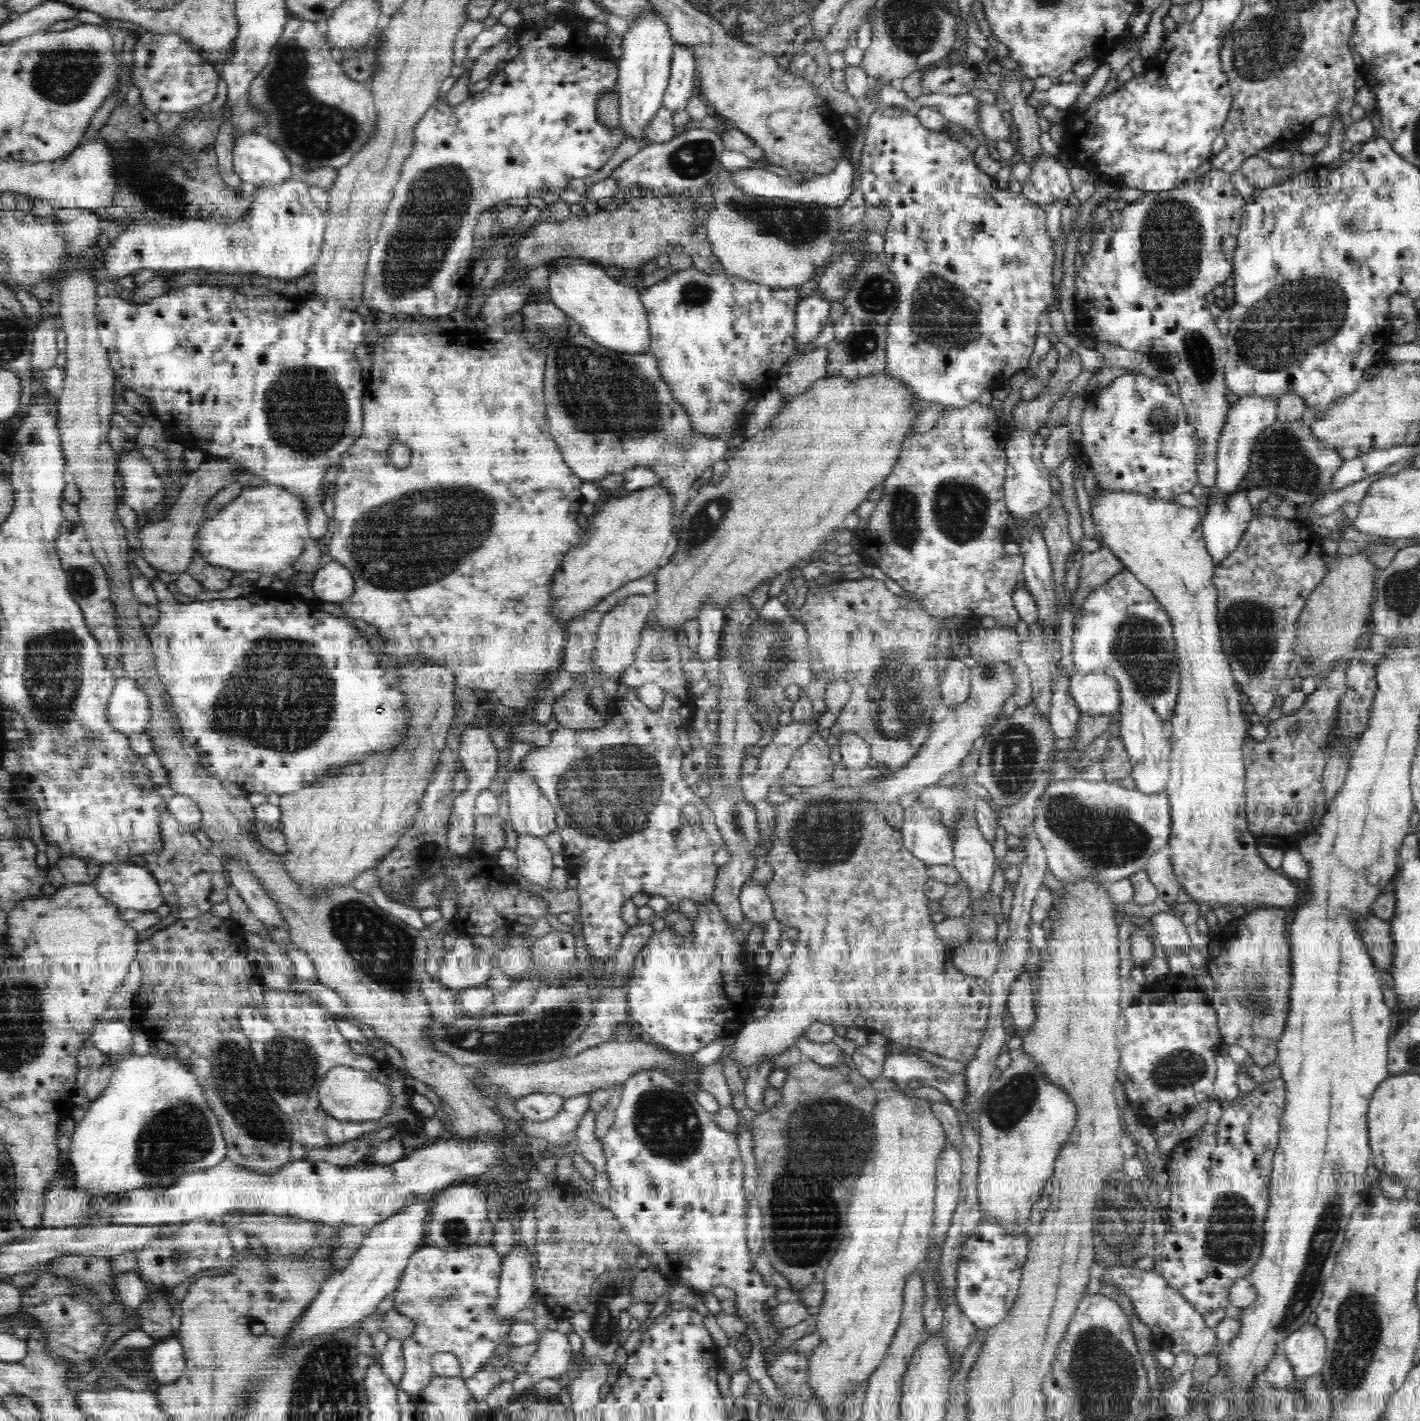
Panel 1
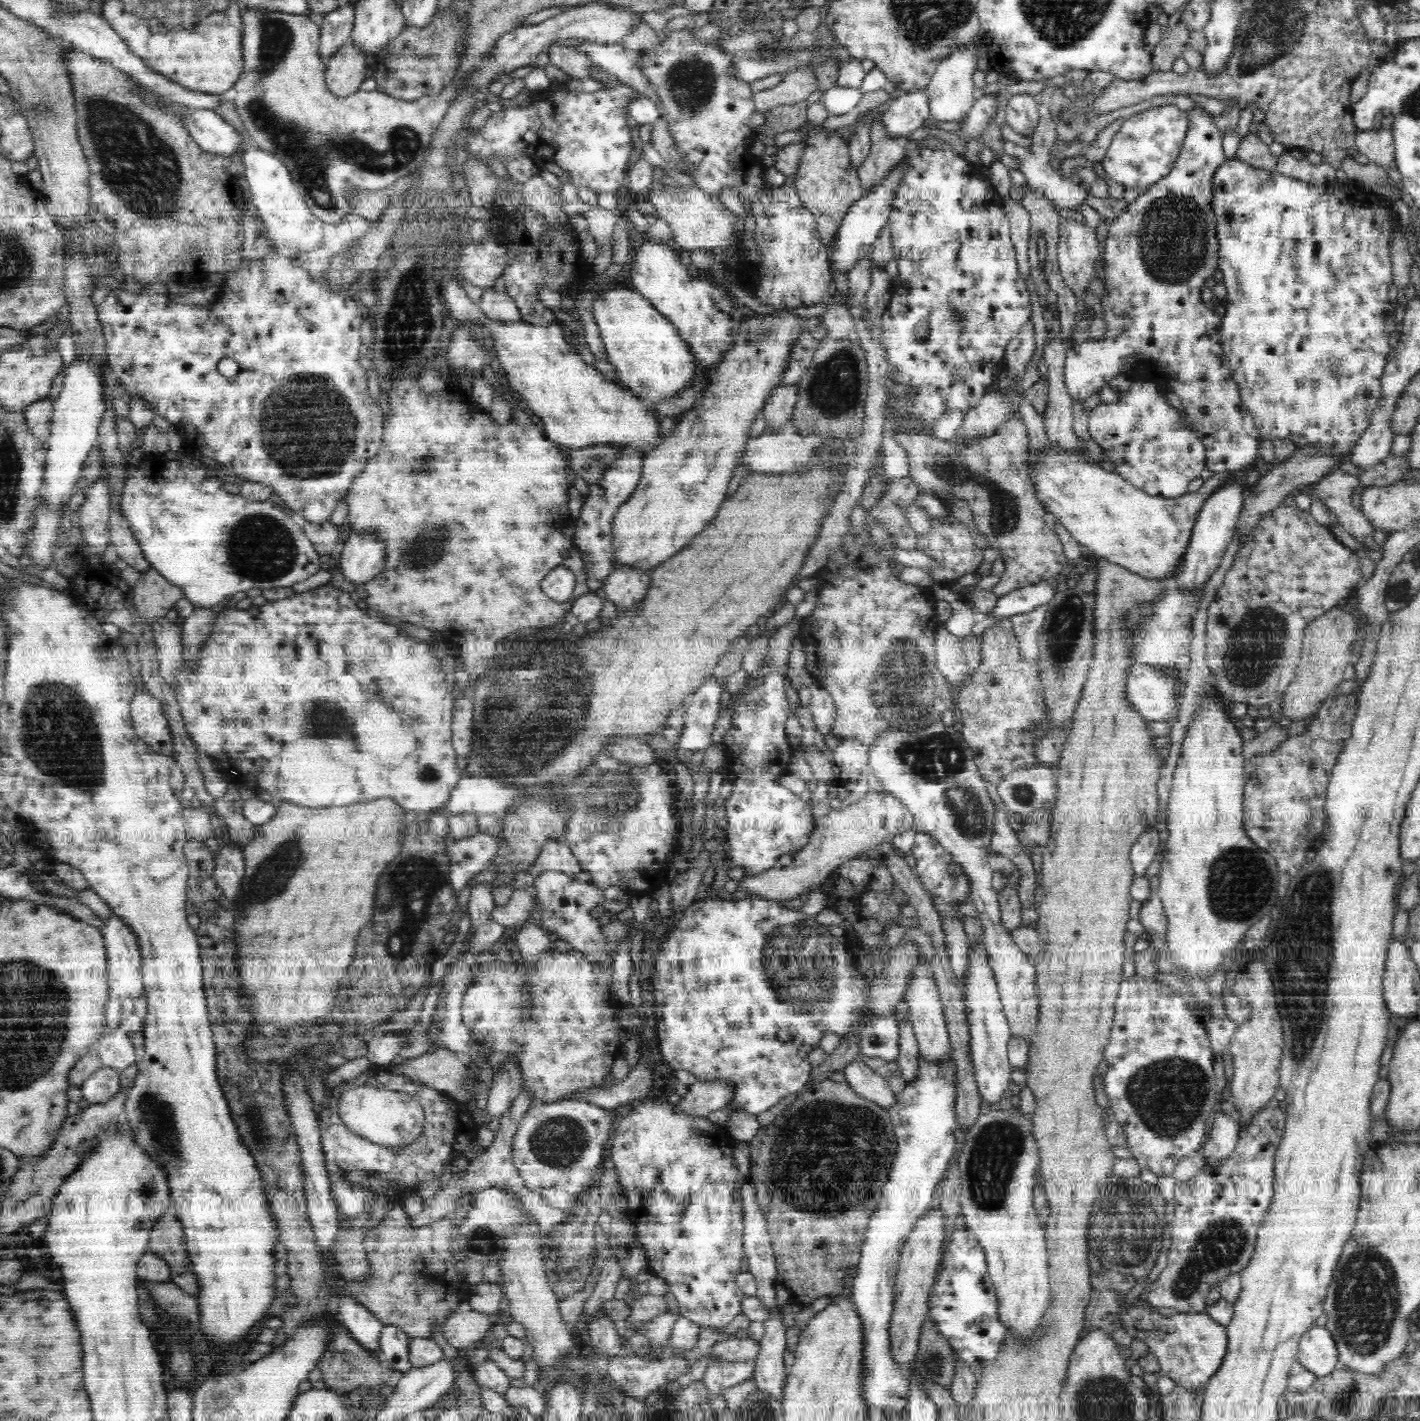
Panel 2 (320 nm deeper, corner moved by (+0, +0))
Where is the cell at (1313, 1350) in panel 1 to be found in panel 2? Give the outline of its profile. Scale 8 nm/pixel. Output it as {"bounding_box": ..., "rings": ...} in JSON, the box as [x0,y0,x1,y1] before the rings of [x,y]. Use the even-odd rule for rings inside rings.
{"bounding_box":[1297,1324,1340,1377],"rings":[[[1315,1324],[1300,1337],[1297,1362],[1317,1377],[1328,1376],[1340,1367],[1336,1343],[1325,1326]]]}

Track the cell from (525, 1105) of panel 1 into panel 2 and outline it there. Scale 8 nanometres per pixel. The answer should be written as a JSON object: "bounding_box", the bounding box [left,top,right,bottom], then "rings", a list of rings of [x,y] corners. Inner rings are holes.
{"bounding_box":[512,1099,614,1208],"rings":[[[582,1099],[562,1100],[550,1103],[536,1103],[529,1106],[524,1118],[521,1118],[513,1136],[512,1156],[514,1166],[524,1180],[525,1186],[542,1196],[553,1208],[575,1208],[579,1197],[590,1191],[595,1180],[599,1180],[603,1171],[604,1146],[612,1136],[614,1119],[605,1108],[590,1104]]]}

